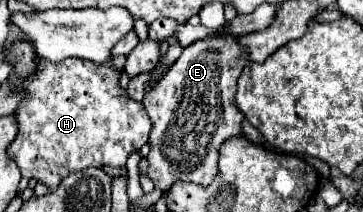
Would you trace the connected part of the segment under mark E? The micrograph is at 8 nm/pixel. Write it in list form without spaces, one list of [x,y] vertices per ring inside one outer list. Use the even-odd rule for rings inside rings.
[[[211,37],[211,41],[199,41],[183,49],[181,57],[173,63],[167,75],[155,85],[151,91],[145,93],[143,105],[151,119],[151,133],[149,145],[151,151],[147,155],[147,175],[155,183],[157,189],[167,191],[175,181],[191,181],[197,185],[207,187],[217,175],[217,153],[219,145],[229,137],[243,135],[241,123],[243,113],[237,109],[235,93],[237,93],[237,79],[247,65],[247,51],[239,49],[235,37]]]

